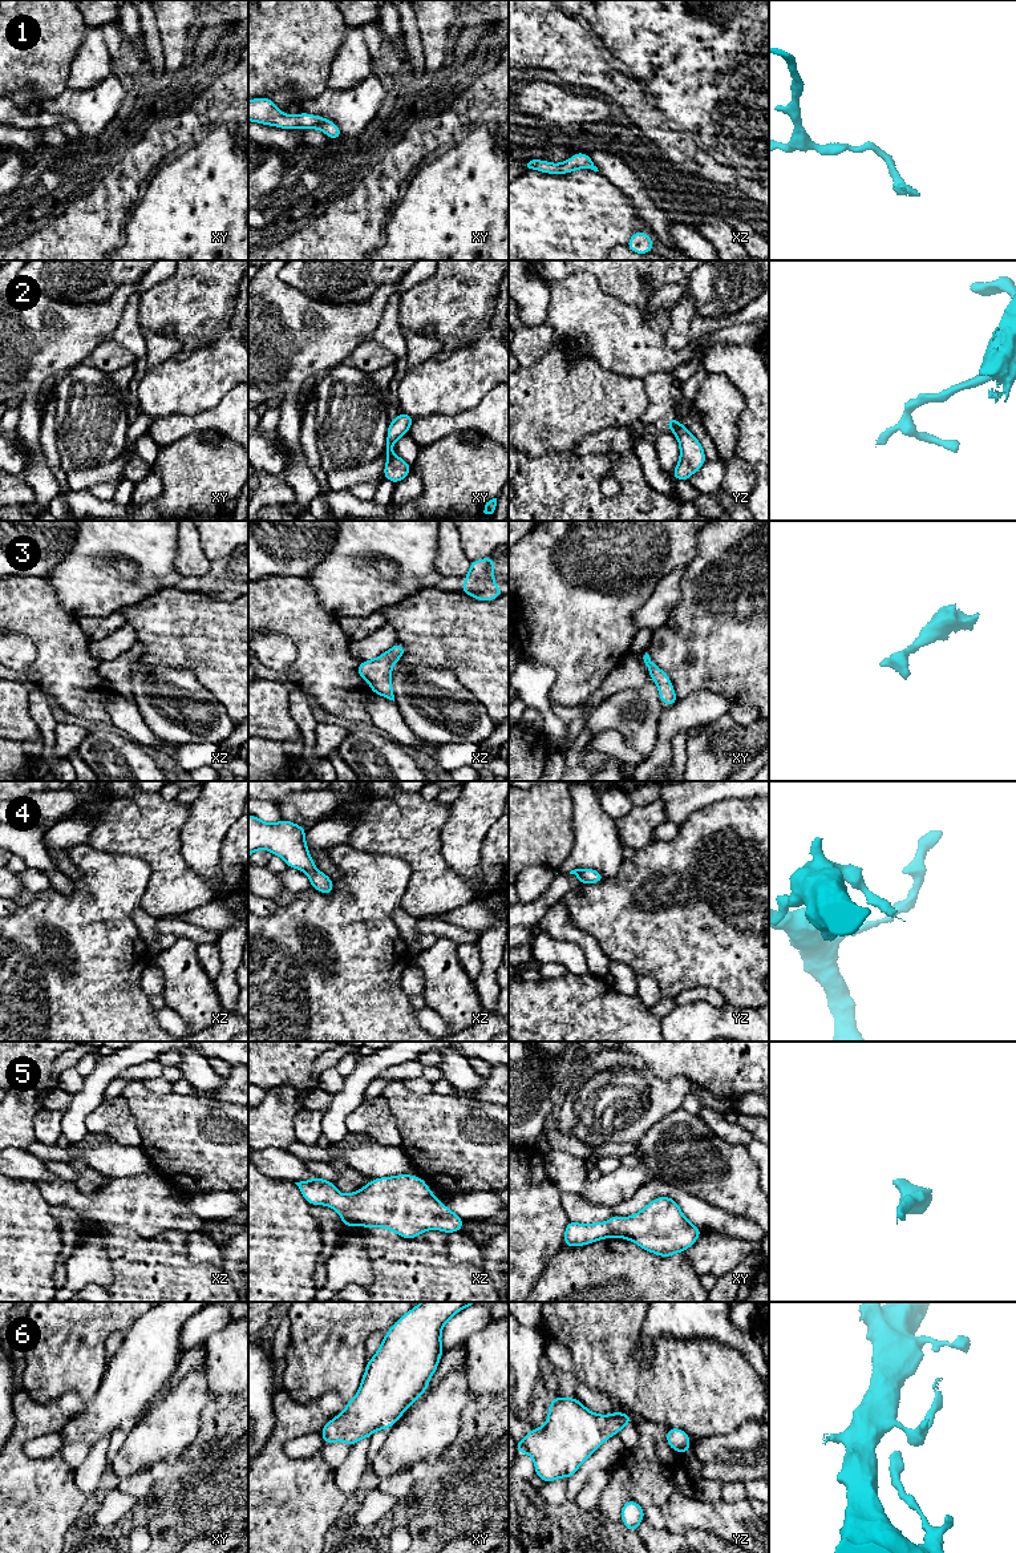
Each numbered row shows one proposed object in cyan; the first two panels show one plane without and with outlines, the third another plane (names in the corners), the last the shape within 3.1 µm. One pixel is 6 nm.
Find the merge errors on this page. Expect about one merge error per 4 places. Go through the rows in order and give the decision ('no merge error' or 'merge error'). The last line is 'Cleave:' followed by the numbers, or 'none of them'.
1: no merge error
2: no merge error
3: no merge error
4: no merge error
5: no merge error
6: no merge error
Cleave: none of them

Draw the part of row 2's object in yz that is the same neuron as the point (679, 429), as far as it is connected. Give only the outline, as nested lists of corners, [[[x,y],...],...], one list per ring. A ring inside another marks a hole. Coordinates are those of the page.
[[[675,417],[667,421],[669,430],[675,433],[680,445],[680,460],[673,470],[673,478],[688,481],[707,461],[705,453],[700,441]]]

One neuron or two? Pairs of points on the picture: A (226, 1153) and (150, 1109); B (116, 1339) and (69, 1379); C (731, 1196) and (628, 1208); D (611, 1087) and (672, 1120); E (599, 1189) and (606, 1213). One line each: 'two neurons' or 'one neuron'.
A: one neuron
B: two neurons
C: two neurons
D: two neurons
E: two neurons

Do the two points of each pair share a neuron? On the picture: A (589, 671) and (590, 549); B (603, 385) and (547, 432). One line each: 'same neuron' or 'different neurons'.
A: same neuron
B: same neuron

